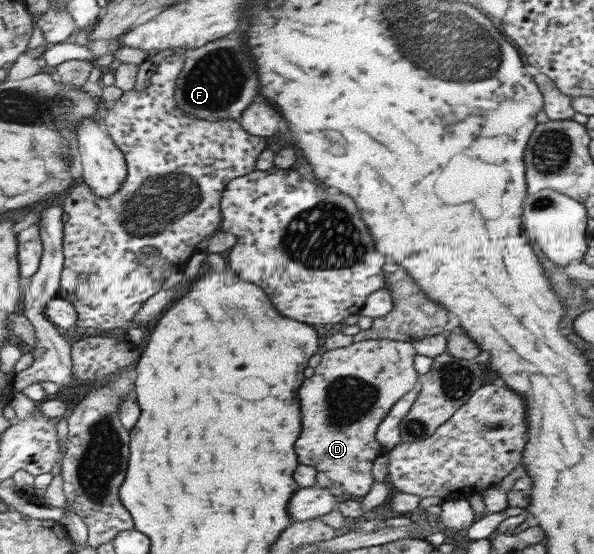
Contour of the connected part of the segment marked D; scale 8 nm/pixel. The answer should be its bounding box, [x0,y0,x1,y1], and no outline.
[296,339,419,495]

